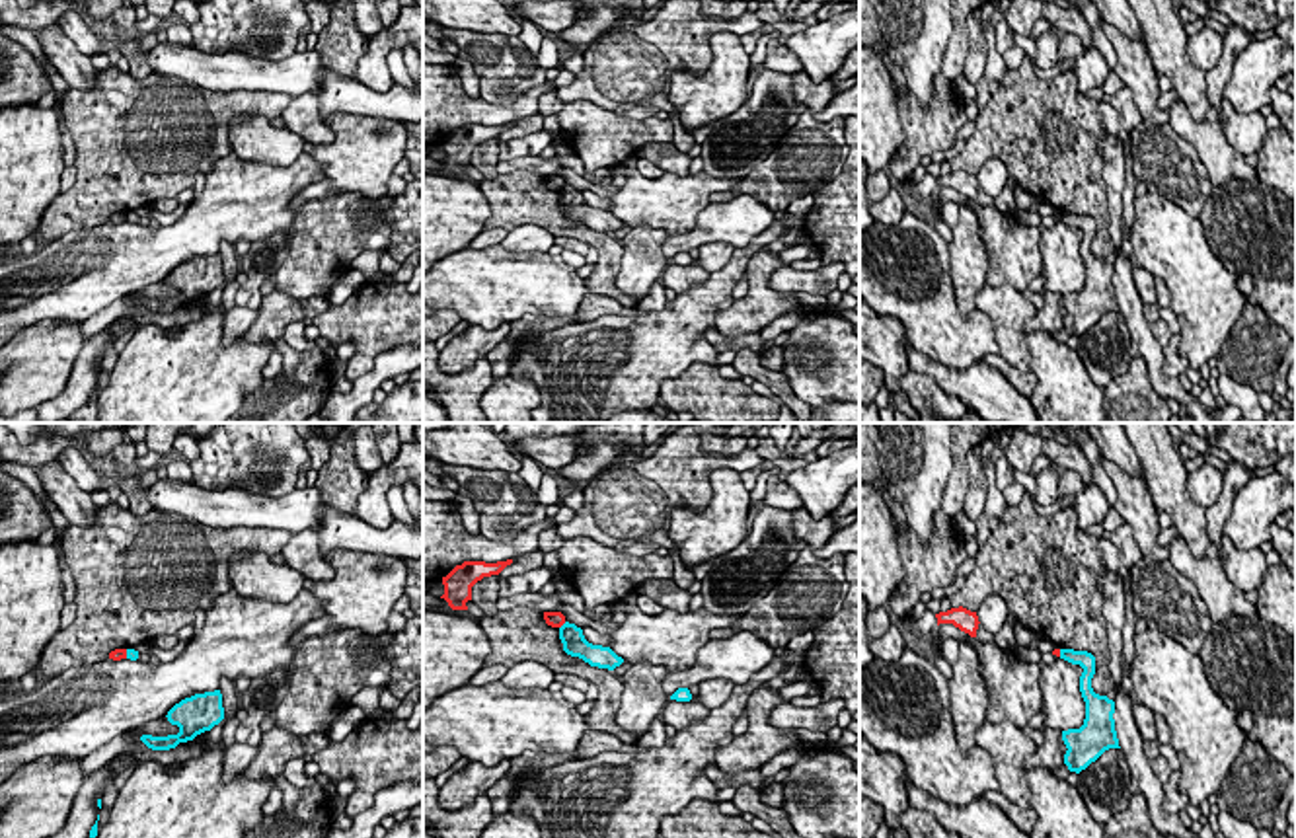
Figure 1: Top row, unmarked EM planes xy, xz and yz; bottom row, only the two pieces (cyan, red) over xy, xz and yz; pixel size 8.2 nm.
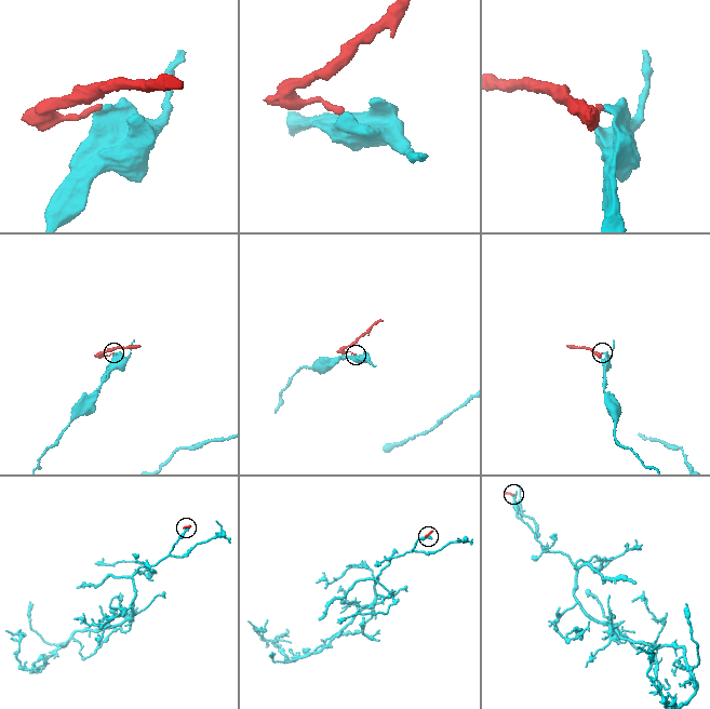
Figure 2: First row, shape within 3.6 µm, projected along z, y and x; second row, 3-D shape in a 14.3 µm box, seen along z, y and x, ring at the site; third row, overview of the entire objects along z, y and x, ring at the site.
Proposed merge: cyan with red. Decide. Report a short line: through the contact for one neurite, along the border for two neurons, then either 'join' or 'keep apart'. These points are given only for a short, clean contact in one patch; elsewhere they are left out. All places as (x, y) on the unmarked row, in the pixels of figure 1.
line xz (566, 186), (560, 191); keep apart

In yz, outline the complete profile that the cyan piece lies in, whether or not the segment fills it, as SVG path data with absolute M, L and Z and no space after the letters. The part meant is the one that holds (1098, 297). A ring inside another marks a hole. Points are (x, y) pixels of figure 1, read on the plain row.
M1060 212L1060 222L1084 232L1080 240L1080 255L1086 265L1084 288L1080 292L1062 294L1062 304L1068 312L1064 327L1070 335L1080 337L1105 314L1121 312L1113 283L1115 265L1095 257L1091 251L1091 242L1095 238L1095 220L1091 216Z

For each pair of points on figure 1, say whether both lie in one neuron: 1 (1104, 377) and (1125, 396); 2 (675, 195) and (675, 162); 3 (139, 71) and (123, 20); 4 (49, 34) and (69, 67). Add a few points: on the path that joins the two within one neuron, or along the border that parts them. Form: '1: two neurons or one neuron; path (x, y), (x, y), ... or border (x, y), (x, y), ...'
1: two neurons; border (1133, 357), (1129, 367), (1104, 388)
2: two neurons; border (665, 170), (688, 176)
3: two neurons; border (112, 20), (121, 30)
4: one neuron; path (53, 41), (67, 59)

